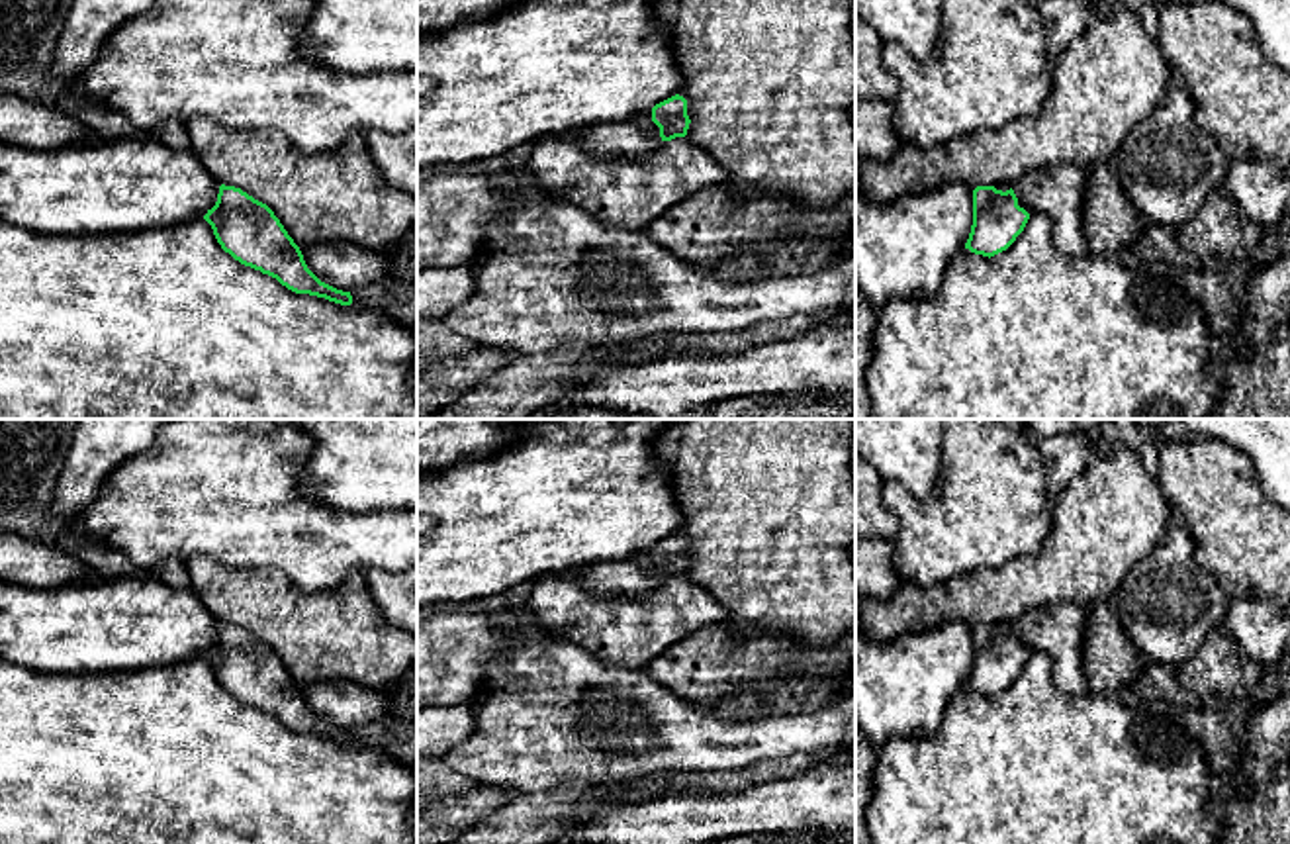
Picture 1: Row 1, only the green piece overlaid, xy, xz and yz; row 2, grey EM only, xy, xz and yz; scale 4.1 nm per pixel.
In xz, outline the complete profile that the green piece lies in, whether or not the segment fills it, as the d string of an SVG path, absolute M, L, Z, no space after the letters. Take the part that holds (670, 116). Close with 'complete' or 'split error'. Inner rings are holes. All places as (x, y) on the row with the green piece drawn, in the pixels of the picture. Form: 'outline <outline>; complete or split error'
outline M679 94L626 119L603 119L577 131L581 145L597 159L642 159L666 141L685 137L687 100Z; split error

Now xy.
outline M219 186L217 202L204 219L221 249L235 260L276 278L296 294L350 305L350 292L321 282L305 264L299 247L274 211L235 186Z; complete

